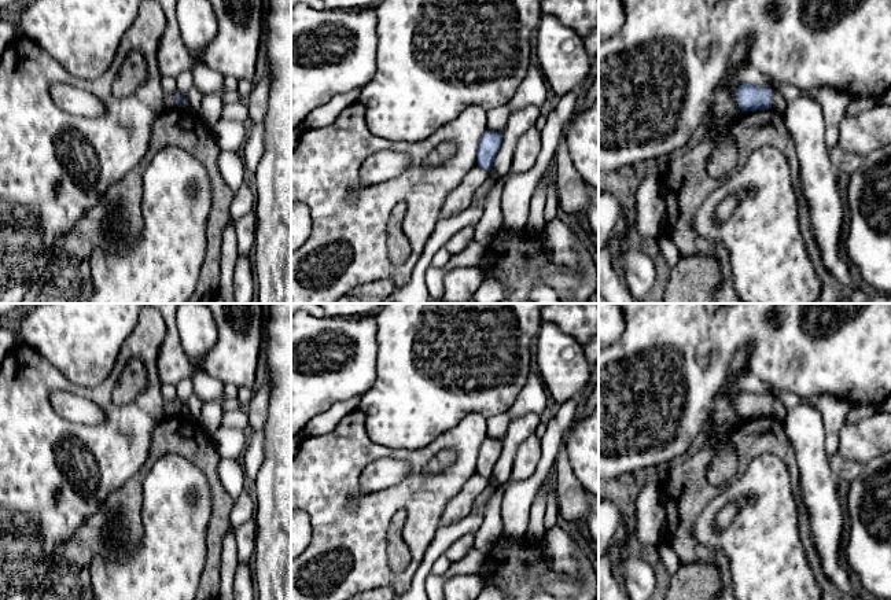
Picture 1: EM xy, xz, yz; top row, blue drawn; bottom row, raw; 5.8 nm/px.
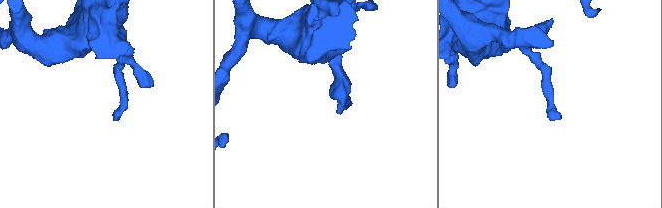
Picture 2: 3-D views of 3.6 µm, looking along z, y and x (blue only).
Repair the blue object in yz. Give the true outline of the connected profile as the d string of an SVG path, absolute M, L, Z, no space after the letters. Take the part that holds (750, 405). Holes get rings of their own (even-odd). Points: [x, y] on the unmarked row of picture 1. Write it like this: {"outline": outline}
{"outline": "M744 390L737 397L737 412L741 420L772 416L772 398Z"}

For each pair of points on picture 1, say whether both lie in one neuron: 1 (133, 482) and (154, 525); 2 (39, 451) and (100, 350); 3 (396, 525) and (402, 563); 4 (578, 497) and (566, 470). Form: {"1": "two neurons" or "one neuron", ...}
{"1": "two neurons", "2": "two neurons", "3": "one neuron", "4": "one neuron"}

